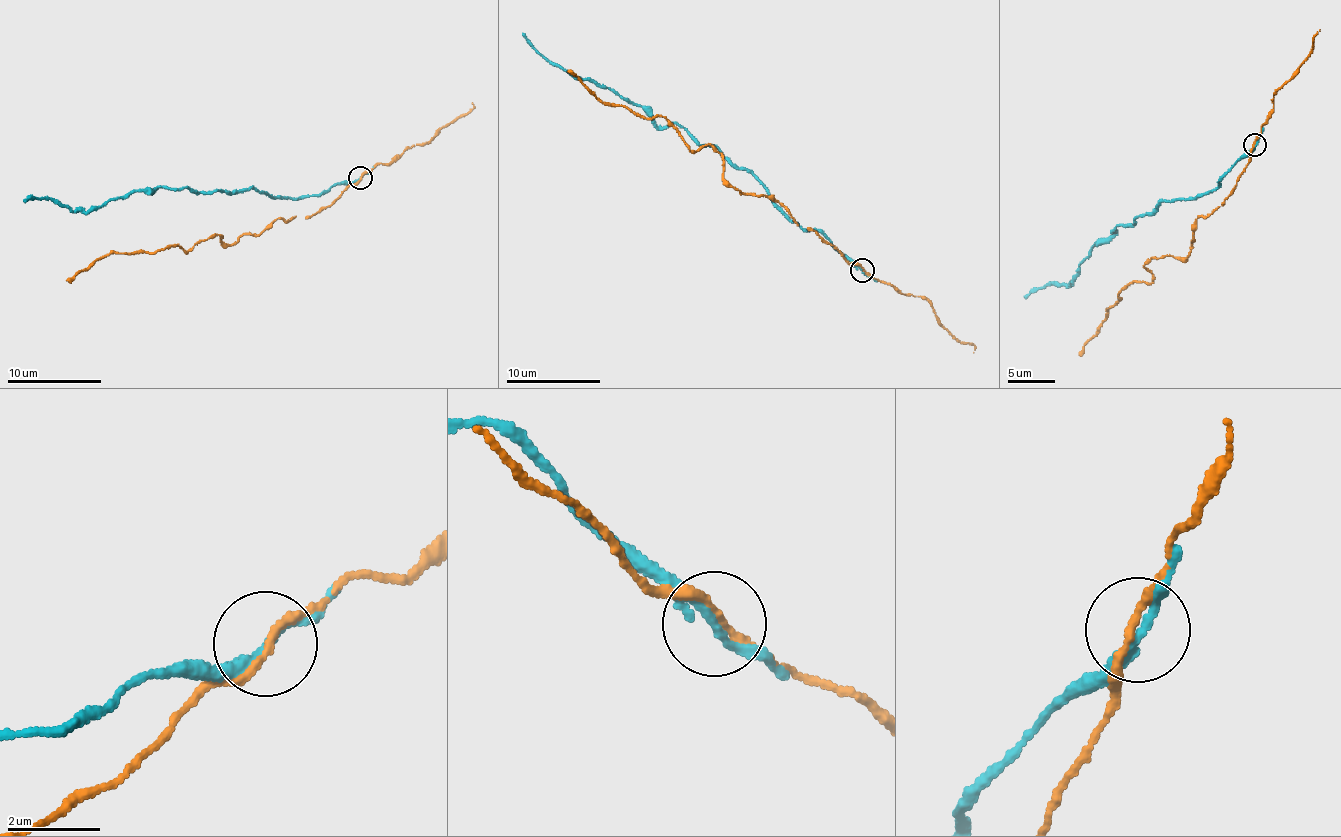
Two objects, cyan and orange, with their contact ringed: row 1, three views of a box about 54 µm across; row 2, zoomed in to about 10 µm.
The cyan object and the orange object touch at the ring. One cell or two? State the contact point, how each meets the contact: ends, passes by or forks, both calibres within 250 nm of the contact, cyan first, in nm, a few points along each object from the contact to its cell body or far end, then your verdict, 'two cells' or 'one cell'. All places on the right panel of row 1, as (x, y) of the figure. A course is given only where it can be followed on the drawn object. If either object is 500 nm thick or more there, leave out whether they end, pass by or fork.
at (1255, 145); cyan passes by; orange passes by; 200 nm thick on the cyan side, 150 nm on the other; cyan runs (1255, 144), (1216, 188), (1163, 201), (1134, 224), (1115, 228), (1095, 245), (1072, 285), (1036, 287), (1024, 299); orange runs (1253, 144), (1224, 201), (1197, 218), (1187, 256), (1144, 266), (1153, 279), (1126, 284), (1079, 354); two cells

